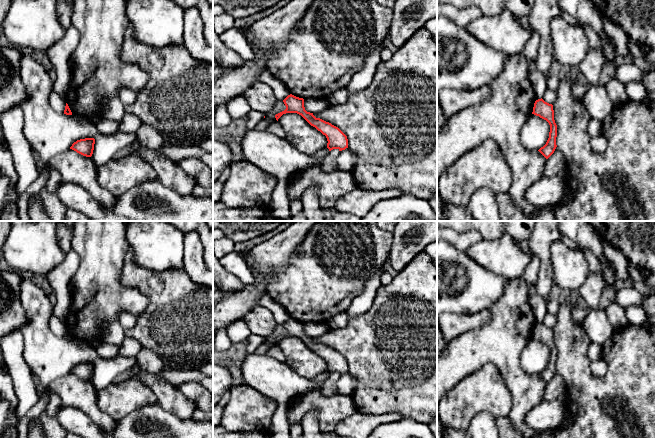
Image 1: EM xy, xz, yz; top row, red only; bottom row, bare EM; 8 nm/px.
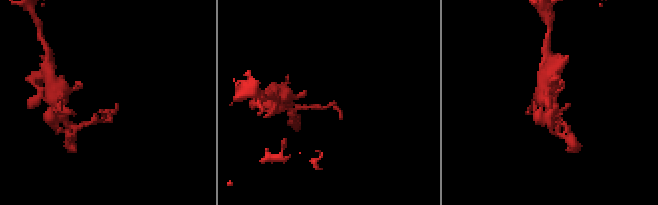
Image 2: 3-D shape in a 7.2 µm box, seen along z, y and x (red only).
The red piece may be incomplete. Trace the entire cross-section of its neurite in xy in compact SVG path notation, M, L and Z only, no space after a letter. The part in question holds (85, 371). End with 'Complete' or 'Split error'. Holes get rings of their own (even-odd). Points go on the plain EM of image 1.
M85 362L77 364L72 368L70 373L76 375L77 377L91 381L94 374L95 363L94 362Z. Complete

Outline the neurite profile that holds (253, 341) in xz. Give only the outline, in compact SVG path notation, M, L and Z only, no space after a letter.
M251 334L247 340L246 343L246 351L247 353L254 353L255 350L264 343L264 339L260 338L259 336L255 334Z

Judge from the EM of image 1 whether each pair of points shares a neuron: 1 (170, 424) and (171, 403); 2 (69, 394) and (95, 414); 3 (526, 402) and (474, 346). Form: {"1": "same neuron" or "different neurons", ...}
{"1": "different neurons", "2": "same neuron", "3": "same neuron"}

